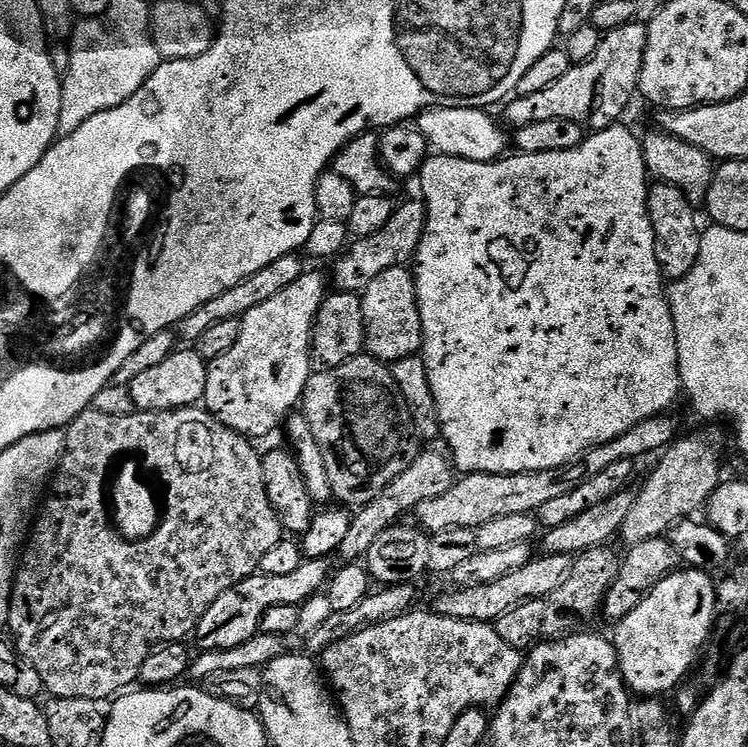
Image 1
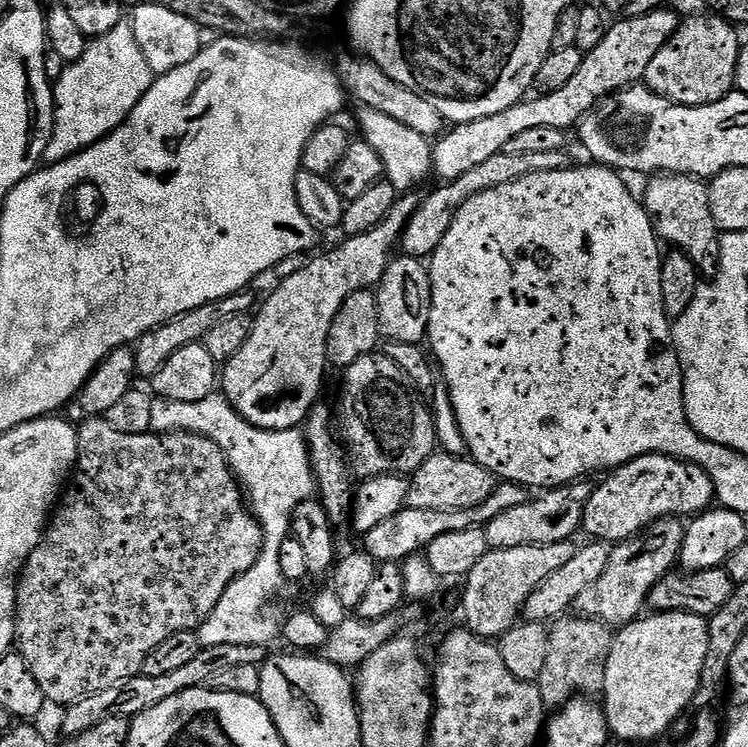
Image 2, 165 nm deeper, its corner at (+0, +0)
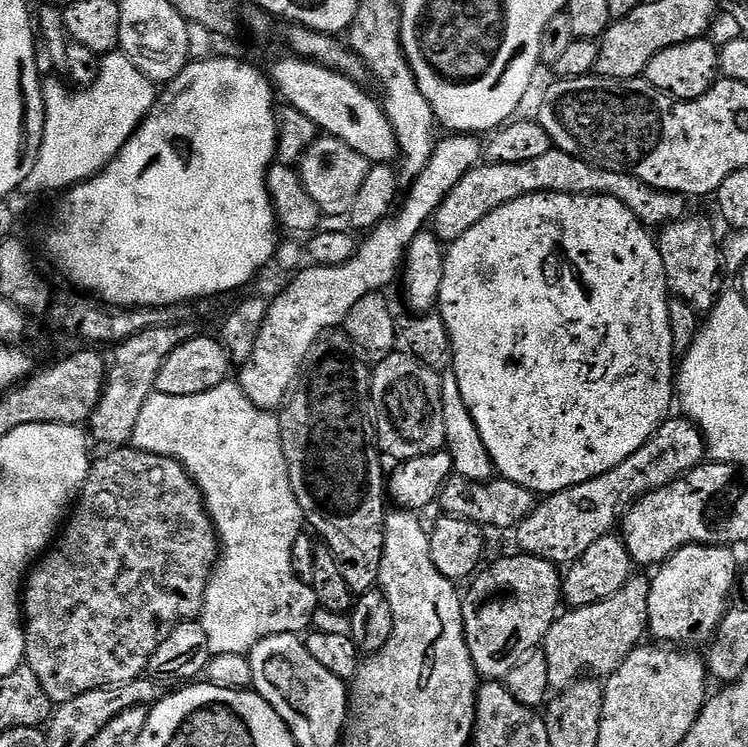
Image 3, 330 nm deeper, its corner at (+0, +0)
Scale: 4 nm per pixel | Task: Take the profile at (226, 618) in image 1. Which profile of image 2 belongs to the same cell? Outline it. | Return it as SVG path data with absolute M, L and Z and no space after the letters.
M501 483L493 491L490 498L486 498L484 504L477 508L467 508L466 510L422 510L421 508L410 508L405 506L398 510L398 514L393 514L390 518L378 522L373 528L367 529L363 534L363 551L372 557L373 561L382 564L395 564L403 562L409 556L423 553L438 534L450 534L450 530L466 530L483 525L485 522L493 520L502 510L510 510L514 506L522 506L526 499L525 489L518 484Z

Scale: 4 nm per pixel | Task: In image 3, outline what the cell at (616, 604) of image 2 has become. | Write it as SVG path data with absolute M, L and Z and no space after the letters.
M636 574L626 582L626 586L622 586L622 590L618 590L618 594L610 594L610 598L597 604L591 604L585 608L574 608L557 615L542 645L546 666L550 666L548 687L553 693L566 692L568 687L577 680L612 676L618 670L618 666L622 666L622 662L626 662L626 658L630 658L630 654L635 648L641 647L643 640L640 639L648 632L651 589L649 577Z

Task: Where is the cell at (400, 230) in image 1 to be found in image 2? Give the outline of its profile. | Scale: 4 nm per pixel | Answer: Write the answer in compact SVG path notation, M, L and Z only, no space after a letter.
M505 150L494 154L494 158L482 162L482 166L474 166L474 170L462 174L462 178L440 186L444 188L434 189L428 197L425 195L421 199L420 205L414 210L410 222L400 236L399 247L402 249L403 255L417 258L431 257L432 252L442 242L442 238L446 236L446 230L450 228L450 222L454 218L454 214L471 196L482 190L488 190L508 181L517 180L531 172L567 168L570 164L568 155L567 151L555 152L550 150L546 154L510 154Z

